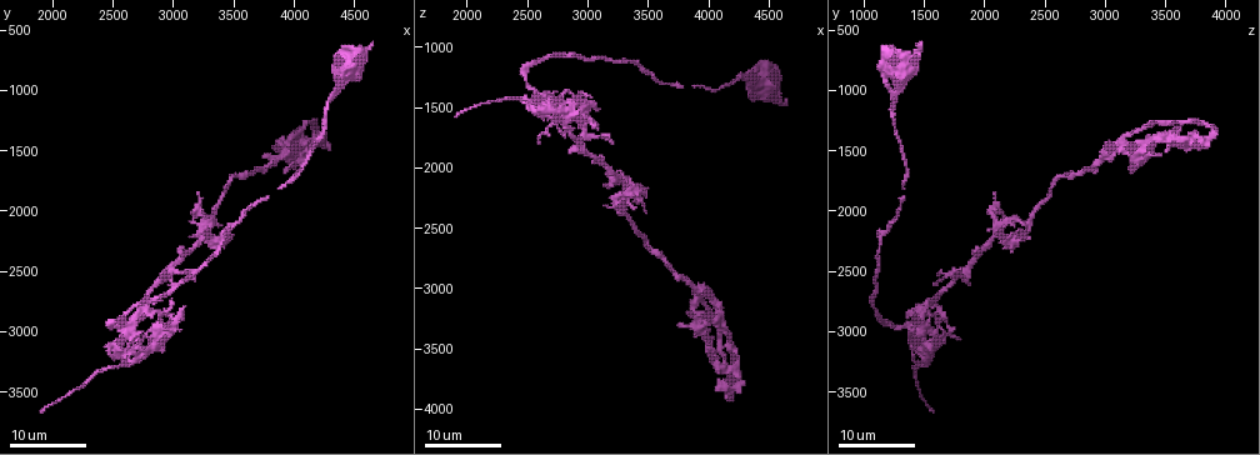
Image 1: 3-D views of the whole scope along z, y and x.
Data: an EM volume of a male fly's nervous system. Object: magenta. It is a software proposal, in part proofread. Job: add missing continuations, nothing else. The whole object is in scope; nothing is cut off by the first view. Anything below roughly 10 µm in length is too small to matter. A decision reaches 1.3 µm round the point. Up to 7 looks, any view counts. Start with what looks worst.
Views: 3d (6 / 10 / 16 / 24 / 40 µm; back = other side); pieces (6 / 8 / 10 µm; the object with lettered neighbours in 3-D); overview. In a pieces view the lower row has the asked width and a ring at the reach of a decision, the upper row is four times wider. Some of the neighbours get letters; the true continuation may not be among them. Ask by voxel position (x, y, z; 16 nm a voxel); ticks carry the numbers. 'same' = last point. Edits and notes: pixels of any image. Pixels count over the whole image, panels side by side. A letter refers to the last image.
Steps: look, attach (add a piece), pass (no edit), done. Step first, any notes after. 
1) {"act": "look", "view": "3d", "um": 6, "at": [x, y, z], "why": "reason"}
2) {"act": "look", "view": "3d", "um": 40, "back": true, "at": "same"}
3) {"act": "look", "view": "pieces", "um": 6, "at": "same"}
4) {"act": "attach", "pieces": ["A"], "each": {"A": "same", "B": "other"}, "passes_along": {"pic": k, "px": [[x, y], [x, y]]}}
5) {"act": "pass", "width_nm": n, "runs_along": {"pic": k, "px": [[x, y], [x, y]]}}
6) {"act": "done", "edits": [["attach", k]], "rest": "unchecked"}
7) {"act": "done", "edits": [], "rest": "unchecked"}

{"act": "look", "view": "3d", "um": 24, "at": [3980, 1540, 3440], "why": "free end"}

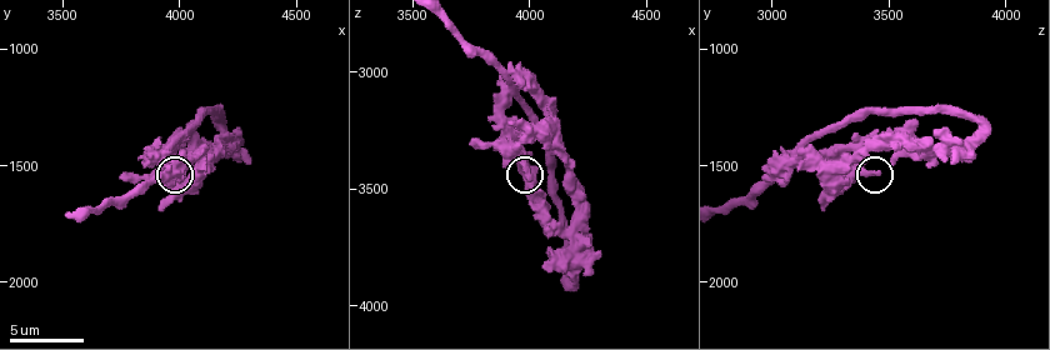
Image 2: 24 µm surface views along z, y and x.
{"act": "look", "view": "pieces", "um": 10, "at": [3990, 1530, 3460], "why": "see the neighbours"}

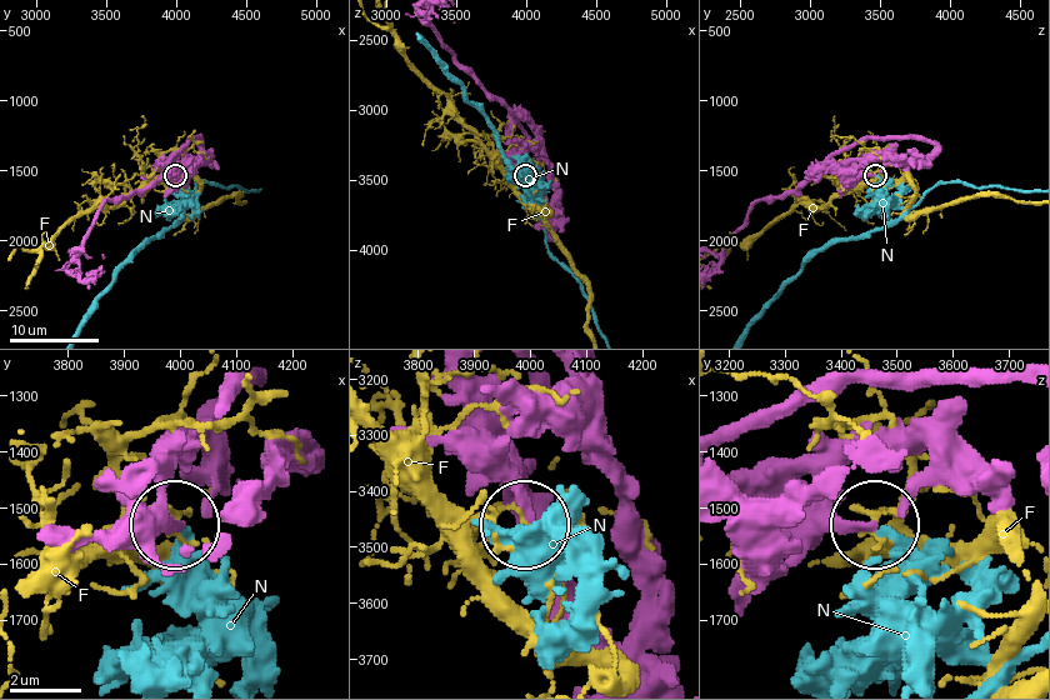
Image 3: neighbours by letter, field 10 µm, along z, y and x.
{"act": "pass", "each": {"F": "other", "N": "other"}, "found": "no lettered piece goes on from it"}

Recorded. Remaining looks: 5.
{"act": "look", "view": "3d", "um": 24, "at": [2600, 3040, 1780]}

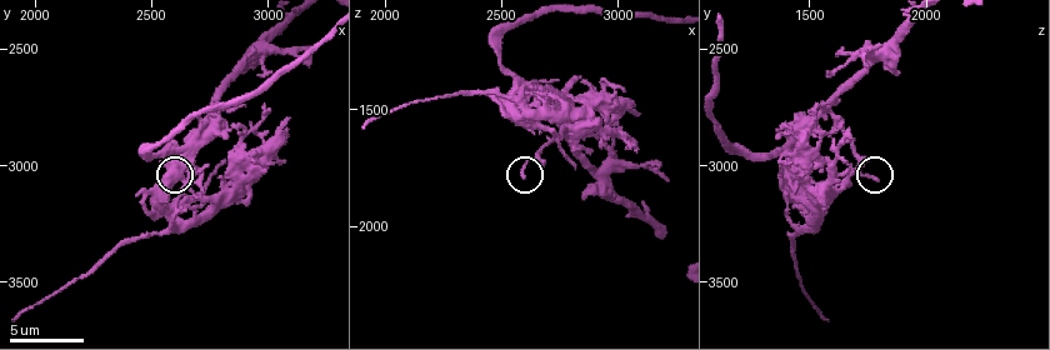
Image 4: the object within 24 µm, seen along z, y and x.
{"act": "look", "view": "pieces", "um": 10, "at": [2580, 3060, 1790]}

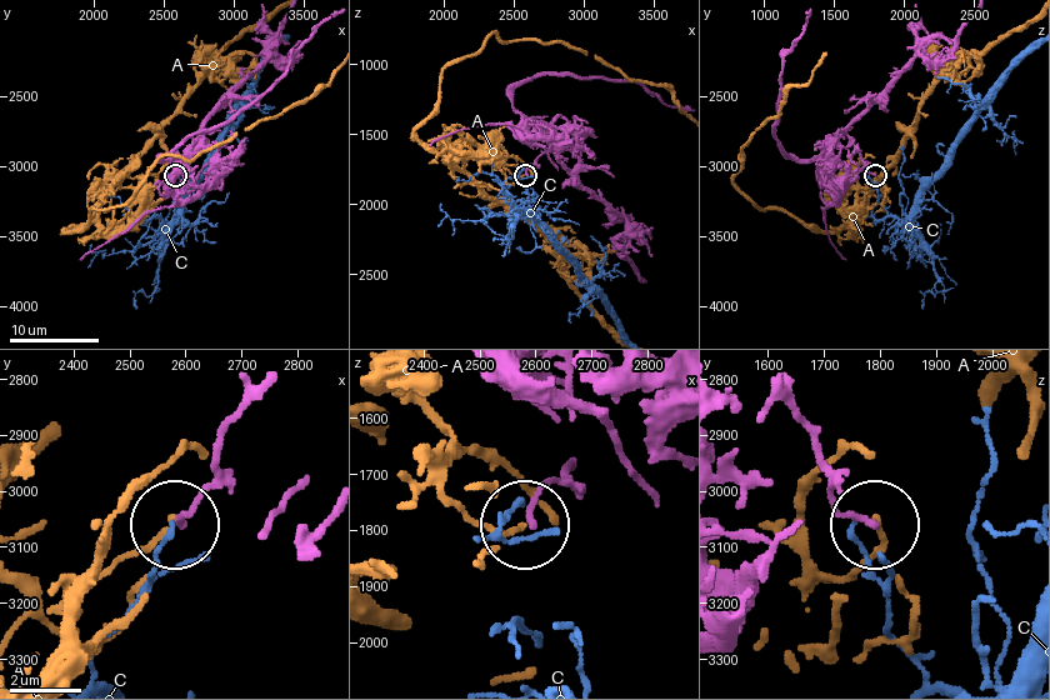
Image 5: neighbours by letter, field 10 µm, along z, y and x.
{"act": "pass", "width_nm": 160, "each": {"A": "other", "C": "other"}, "runs_along": {"pic": 5, "px": [[241, 410], [179, 524]]}, "found": "none of them fits"}

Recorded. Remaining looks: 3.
{"act": "look", "view": "pieces", "um": 6, "at": [3090, 2850, 1660], "why": "free end"}

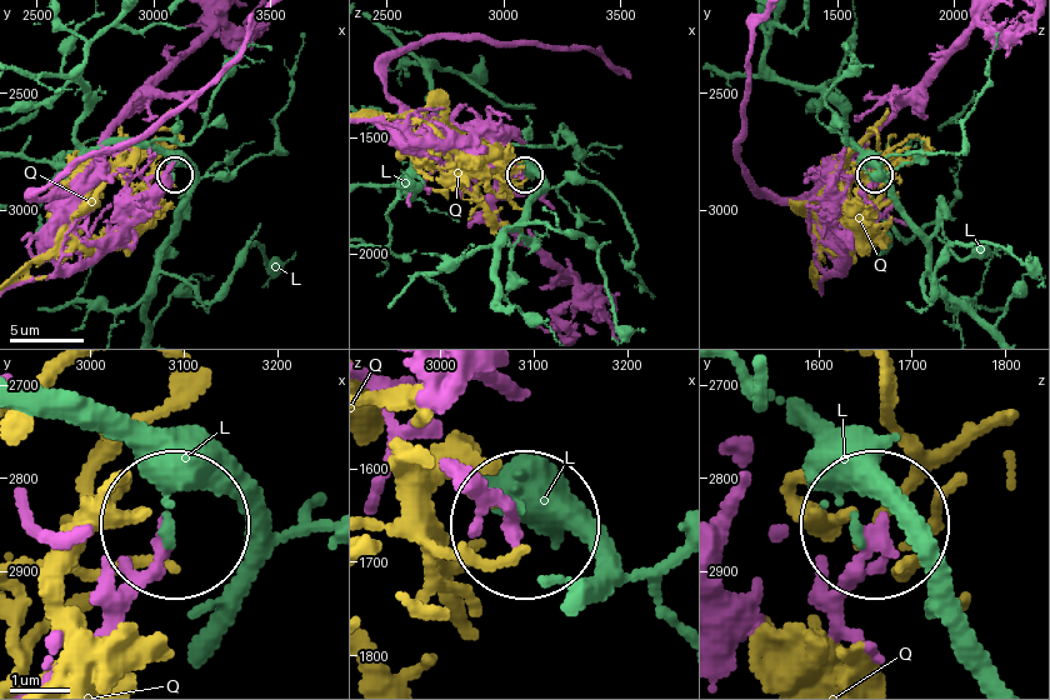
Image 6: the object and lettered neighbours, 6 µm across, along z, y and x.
{"act": "pass", "each": {"L": "other", "Q": "other"}, "runs_along": {"pic": 6, "px": [[49, 679], [164, 535]]}, "found": "none of them fits"}

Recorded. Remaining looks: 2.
{"act": "done", "edits": [], "rest": "unchecked"}

